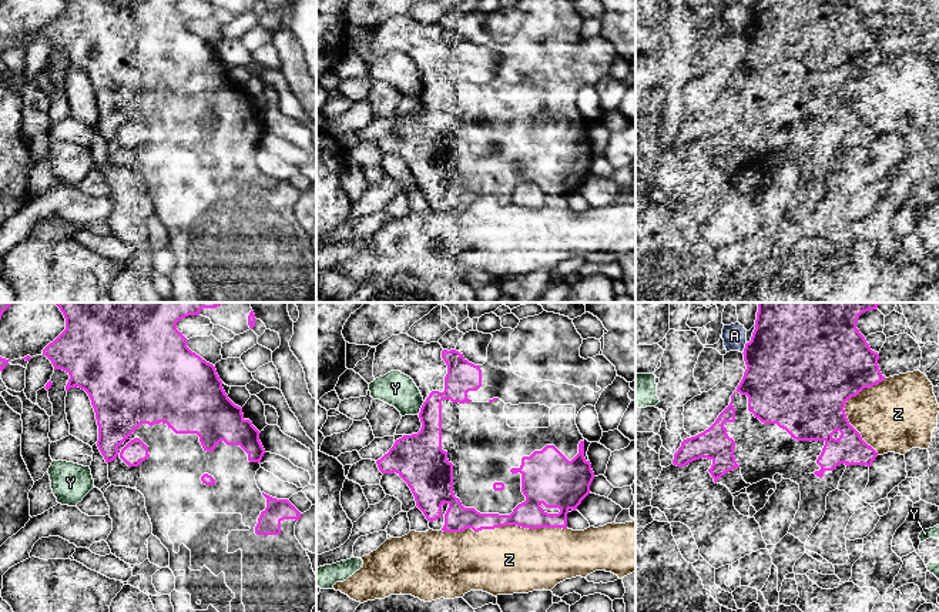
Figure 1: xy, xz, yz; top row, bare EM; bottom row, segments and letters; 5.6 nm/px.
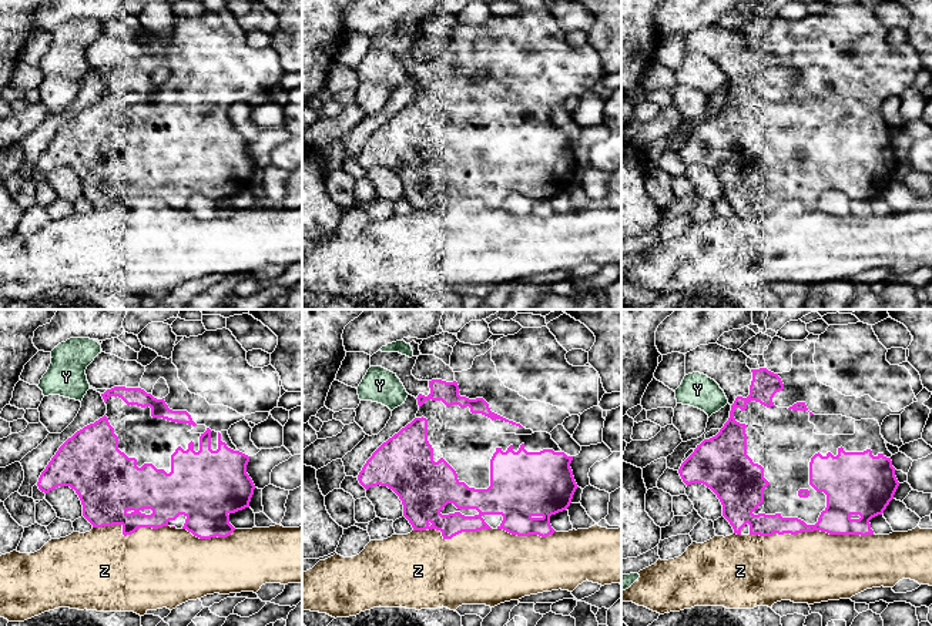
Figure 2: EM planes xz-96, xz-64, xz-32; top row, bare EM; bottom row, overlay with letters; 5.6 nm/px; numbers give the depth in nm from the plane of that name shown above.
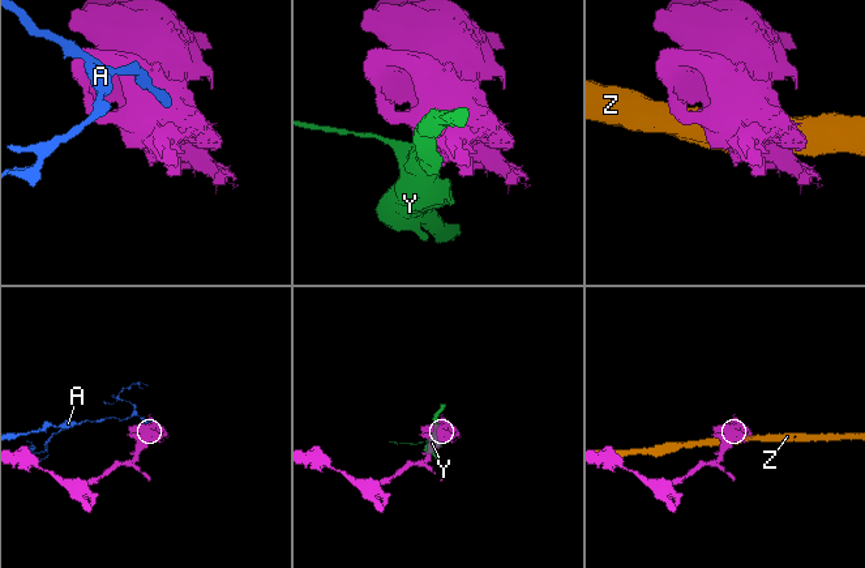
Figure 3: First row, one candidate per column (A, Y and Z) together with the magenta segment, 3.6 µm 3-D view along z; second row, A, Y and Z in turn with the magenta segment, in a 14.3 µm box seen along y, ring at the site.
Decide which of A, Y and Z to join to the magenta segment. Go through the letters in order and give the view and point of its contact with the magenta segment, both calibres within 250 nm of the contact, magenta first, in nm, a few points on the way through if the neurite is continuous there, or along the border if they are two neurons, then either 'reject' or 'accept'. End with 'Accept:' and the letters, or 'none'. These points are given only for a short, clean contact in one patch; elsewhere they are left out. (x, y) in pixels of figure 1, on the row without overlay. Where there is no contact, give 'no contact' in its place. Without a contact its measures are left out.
A: meets magenta in yz at (745, 27); 460 nm thick on the magenta side, 140 nm on the other; reject
Y: meets magenta in xz at (421, 89); 220 nm thick on the magenta side, 190 nm on the other; border along xz (425, 82), (418, 94); reject
Z: meets magenta in xz at (503, 206); 160 nm thick on the magenta side, 380 nm on the other; reject
Accept: none

